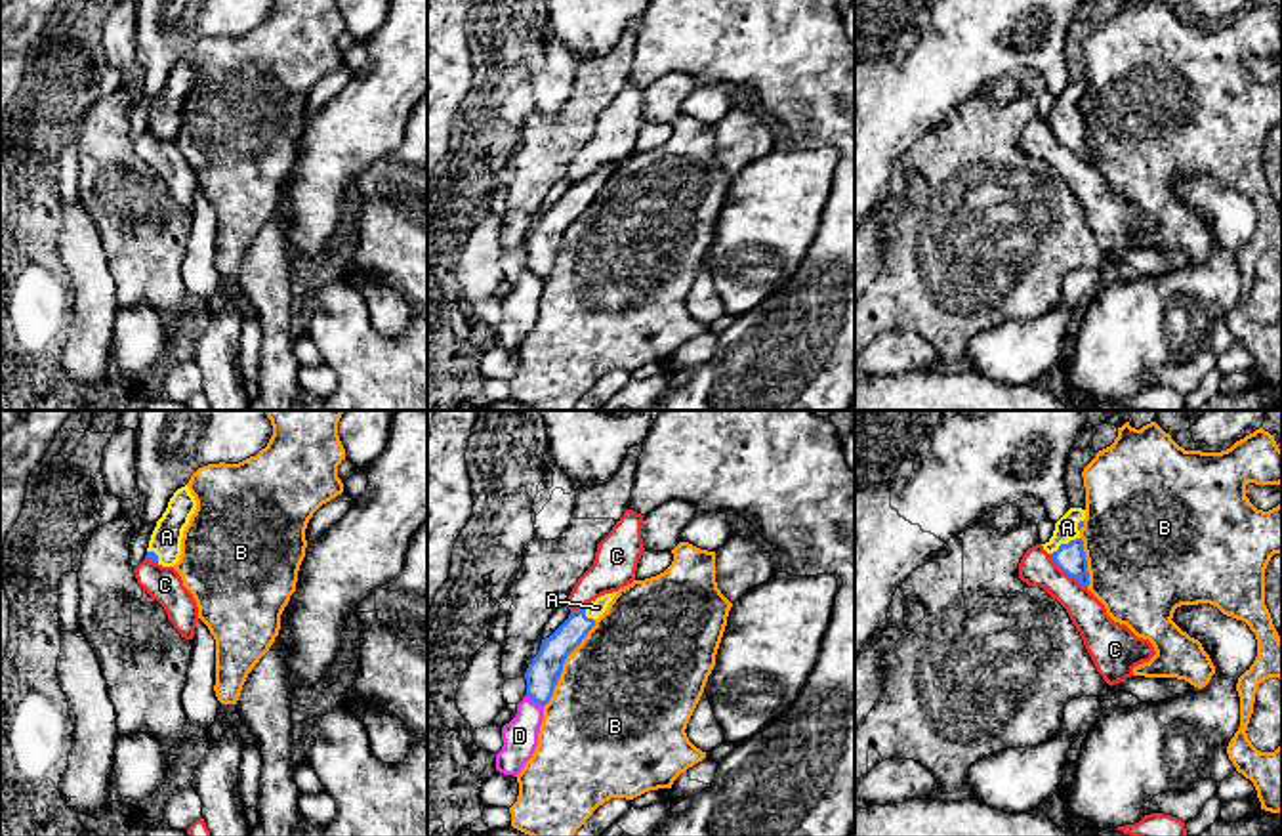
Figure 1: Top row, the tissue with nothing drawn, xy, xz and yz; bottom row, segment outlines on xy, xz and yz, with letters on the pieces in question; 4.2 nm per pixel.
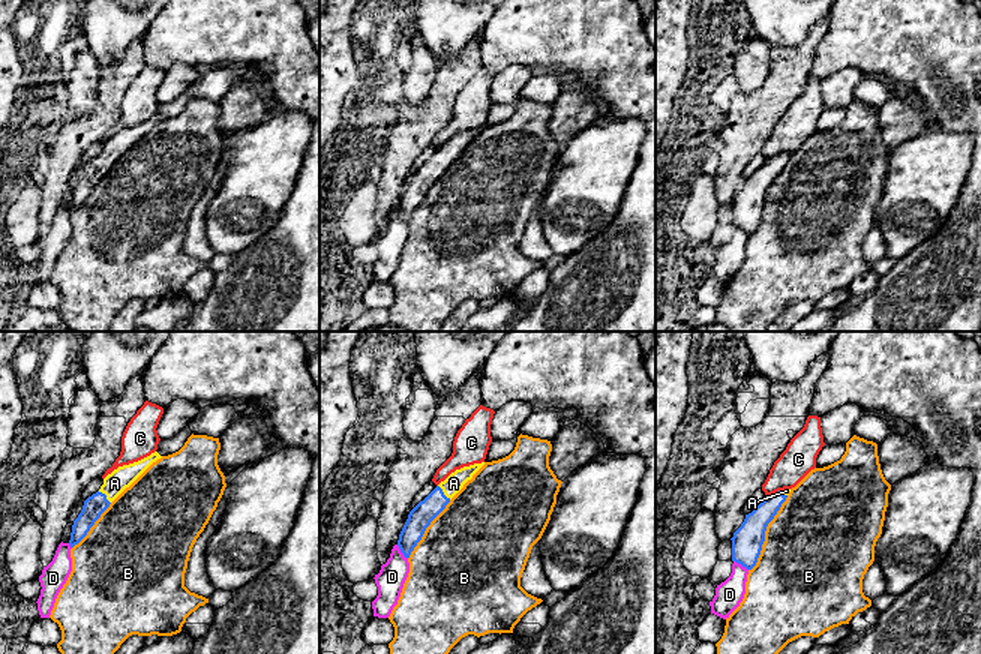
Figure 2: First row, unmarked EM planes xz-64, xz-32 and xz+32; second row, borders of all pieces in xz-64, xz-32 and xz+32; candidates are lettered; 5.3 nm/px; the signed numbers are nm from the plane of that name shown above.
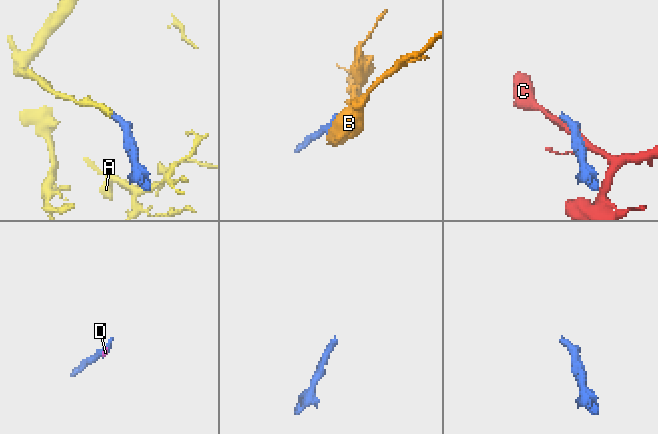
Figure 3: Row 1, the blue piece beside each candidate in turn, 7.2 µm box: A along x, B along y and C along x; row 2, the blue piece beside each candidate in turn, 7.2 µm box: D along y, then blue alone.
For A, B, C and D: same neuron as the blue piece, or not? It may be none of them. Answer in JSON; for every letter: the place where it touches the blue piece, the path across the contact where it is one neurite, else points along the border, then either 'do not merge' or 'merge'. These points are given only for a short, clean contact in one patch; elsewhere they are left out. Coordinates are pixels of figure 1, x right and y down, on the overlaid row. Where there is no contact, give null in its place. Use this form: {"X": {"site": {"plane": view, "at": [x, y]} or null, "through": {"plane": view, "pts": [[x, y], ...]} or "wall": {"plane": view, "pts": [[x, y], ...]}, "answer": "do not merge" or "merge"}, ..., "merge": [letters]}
{"A": {"site": {"plane": "yz", "at": [1063, 544]}, "through": {"plane": "yz", "pts": [[1071, 558], [1063, 544], [1067, 527]]}, "answer": "merge"}, "B": {"site": {"plane": "xz", "at": [563, 663]}, "answer": "do not merge"}, "C": {"site": {"plane": "yz", "at": [1067, 573]}, "answer": "do not merge"}, "D": {"site": {"plane": "xz", "at": [535, 701]}, "wall": {"plane": "xz", "pts": [[525, 695], [542, 709]]}, "answer": "do not merge"}, "merge": ["A"]}

